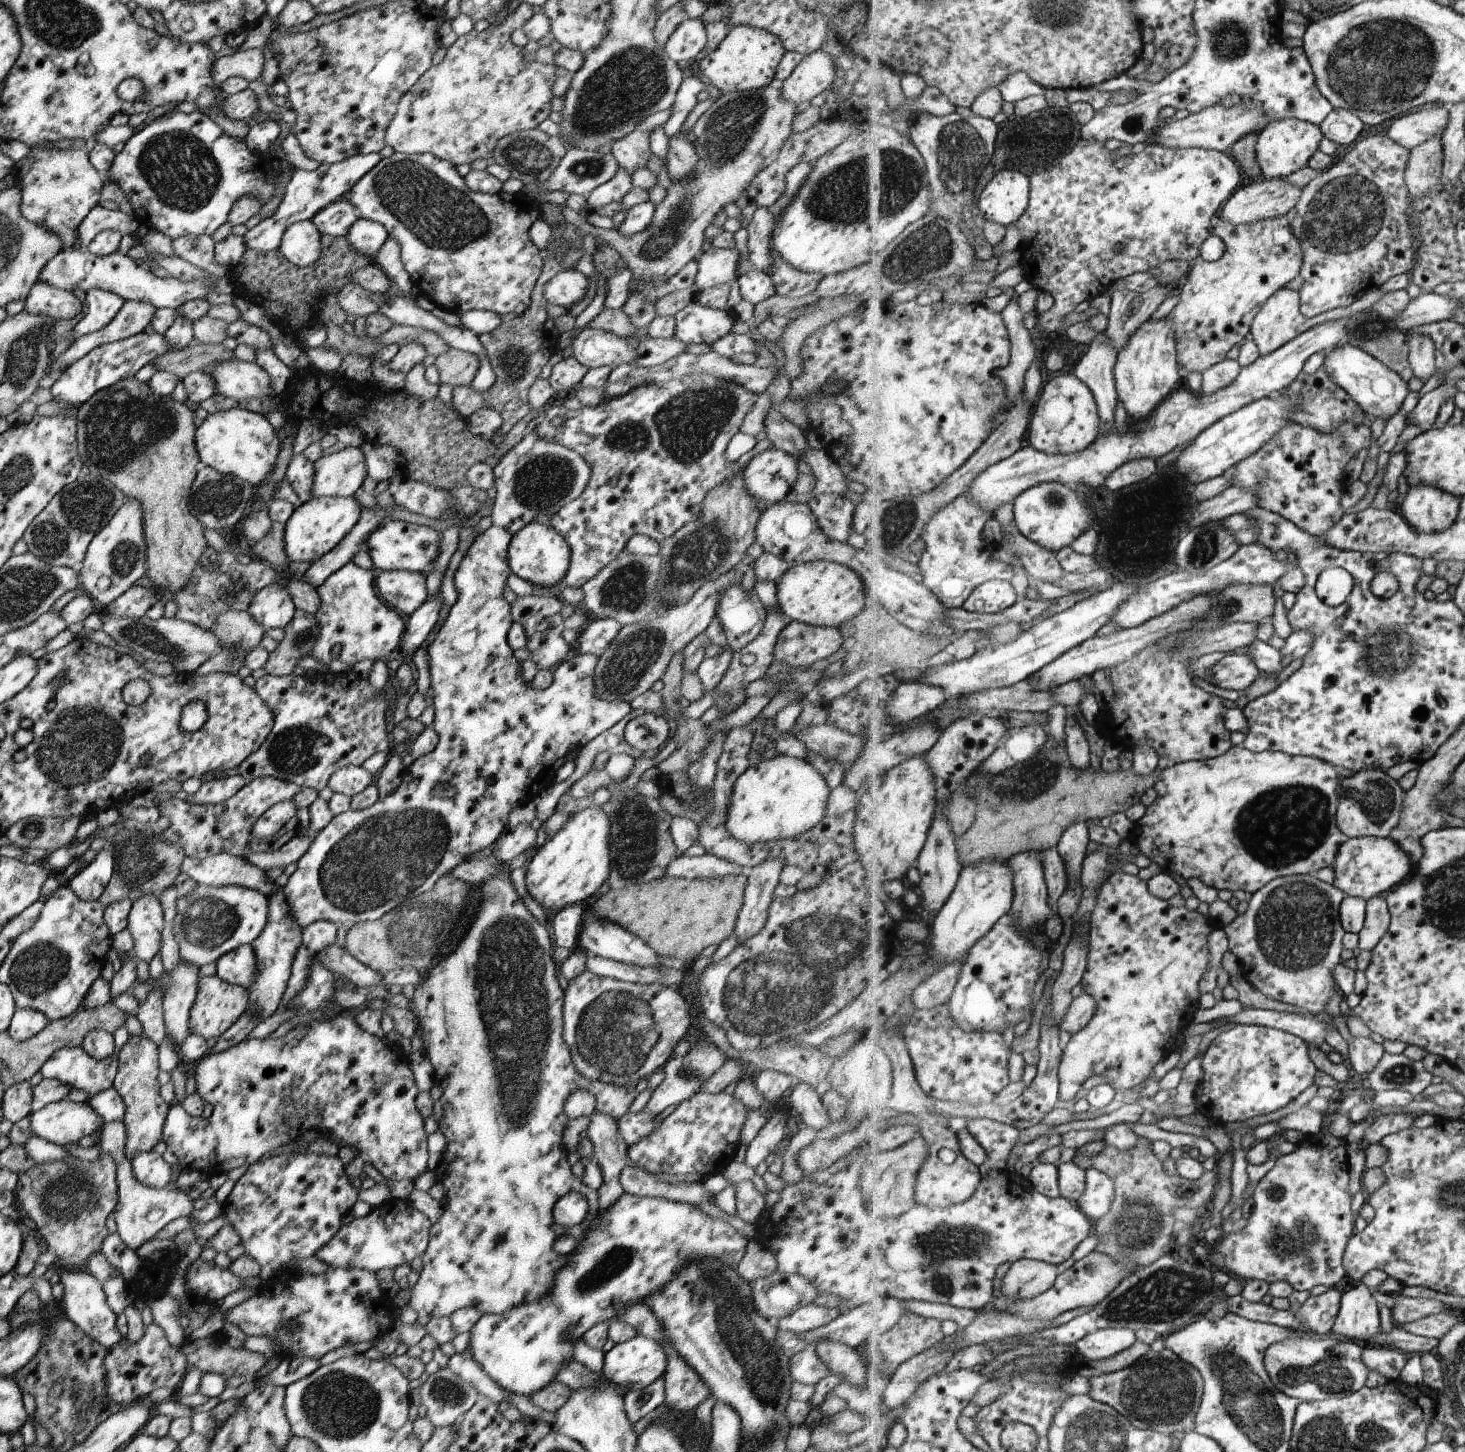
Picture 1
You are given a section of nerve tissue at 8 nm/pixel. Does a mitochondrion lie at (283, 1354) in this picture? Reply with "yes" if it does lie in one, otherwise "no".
no

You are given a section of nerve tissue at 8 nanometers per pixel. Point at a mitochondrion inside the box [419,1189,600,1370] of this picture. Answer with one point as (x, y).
(534, 1335)

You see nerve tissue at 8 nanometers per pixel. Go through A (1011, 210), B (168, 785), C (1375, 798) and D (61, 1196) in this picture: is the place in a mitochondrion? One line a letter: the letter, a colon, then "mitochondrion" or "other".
A: other
B: other
C: mitochondrion
D: mitochondrion

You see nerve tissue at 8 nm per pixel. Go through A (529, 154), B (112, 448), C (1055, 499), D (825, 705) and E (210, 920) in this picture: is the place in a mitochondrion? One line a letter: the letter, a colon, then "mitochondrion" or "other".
A: mitochondrion
B: mitochondrion
C: mitochondrion
D: other
E: mitochondrion

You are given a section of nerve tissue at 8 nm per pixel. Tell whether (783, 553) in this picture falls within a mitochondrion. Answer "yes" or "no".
no

